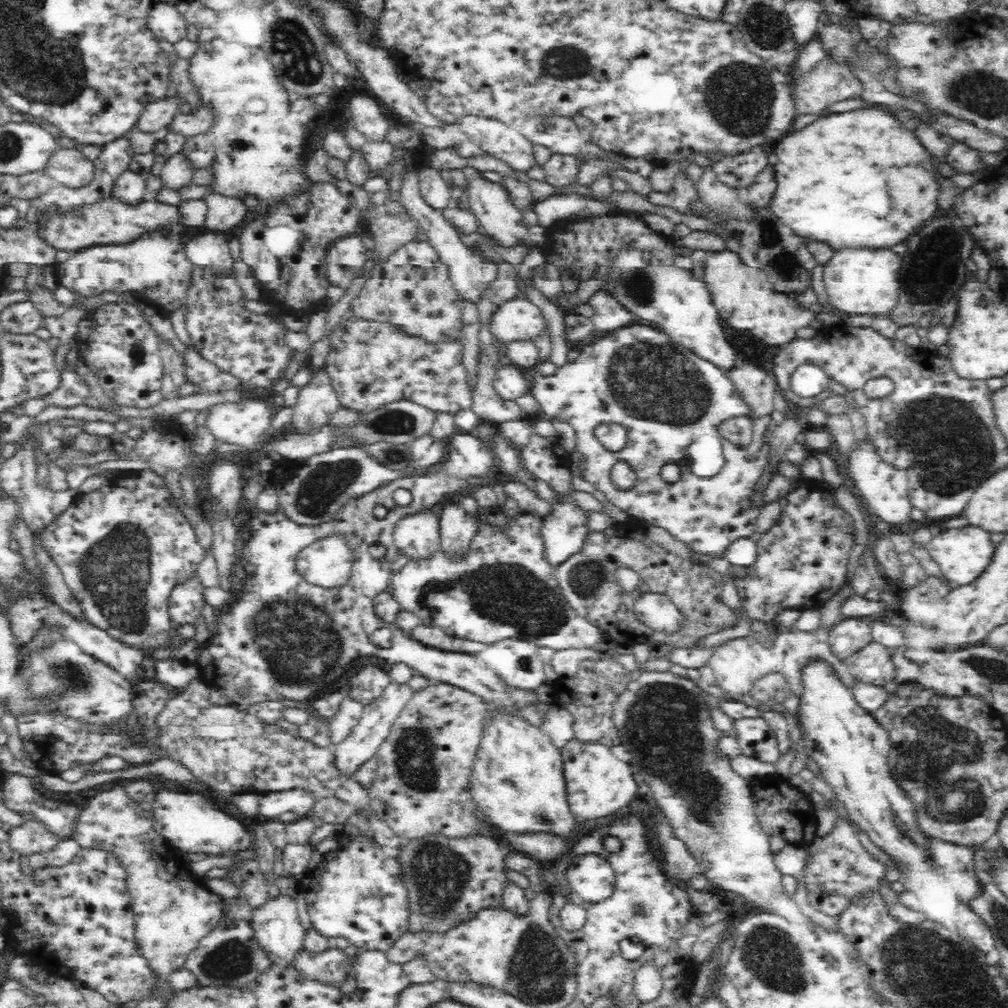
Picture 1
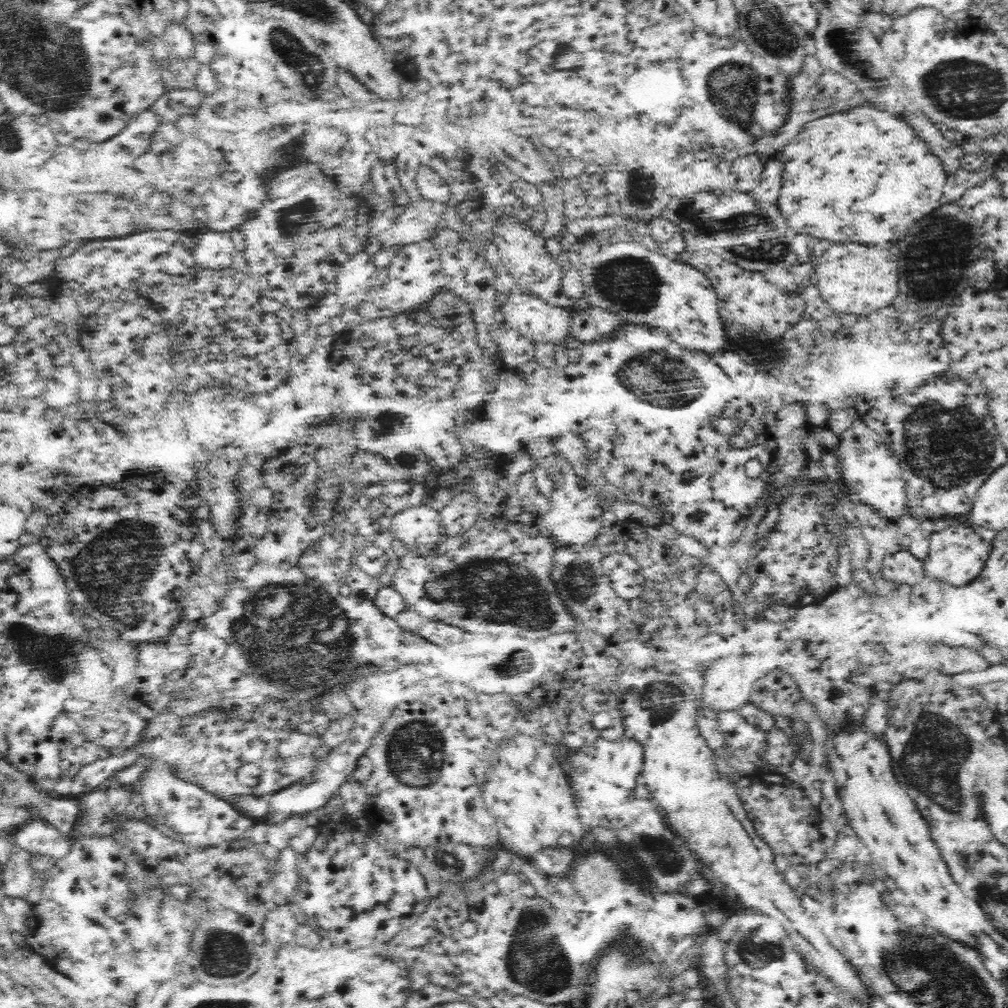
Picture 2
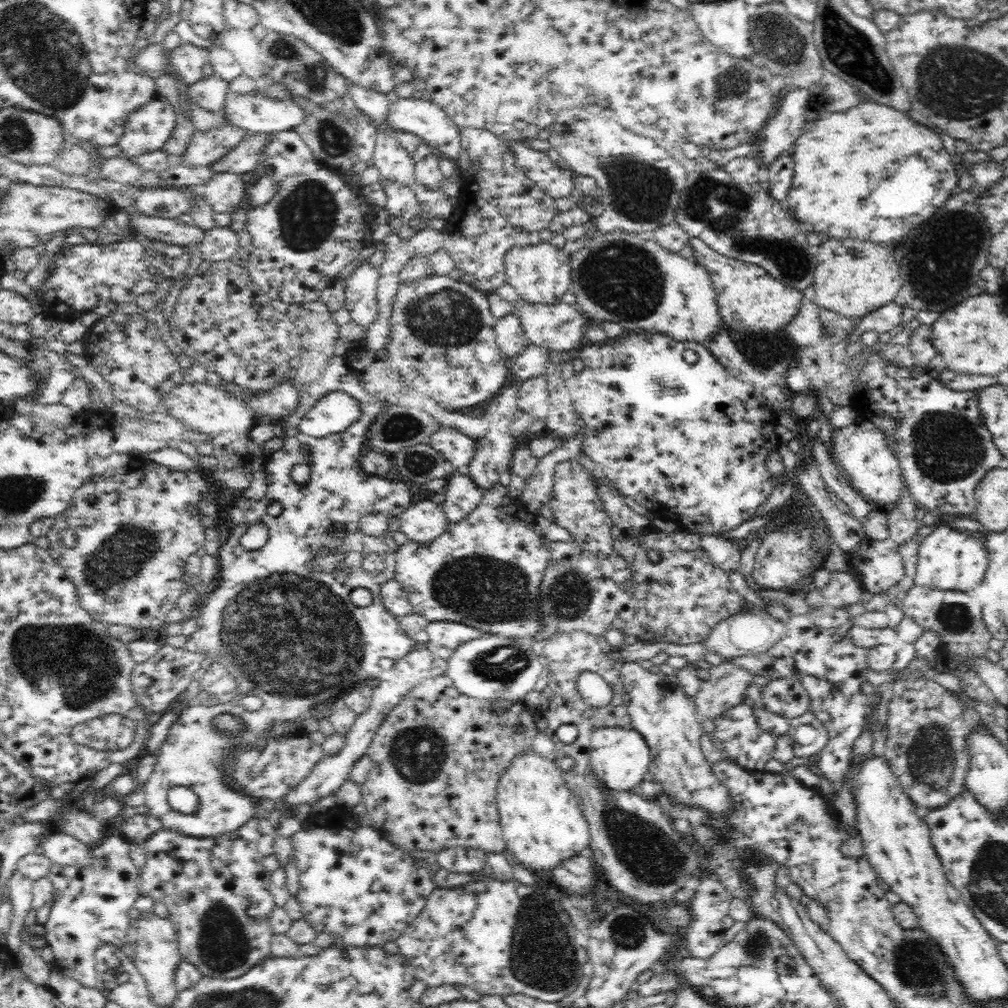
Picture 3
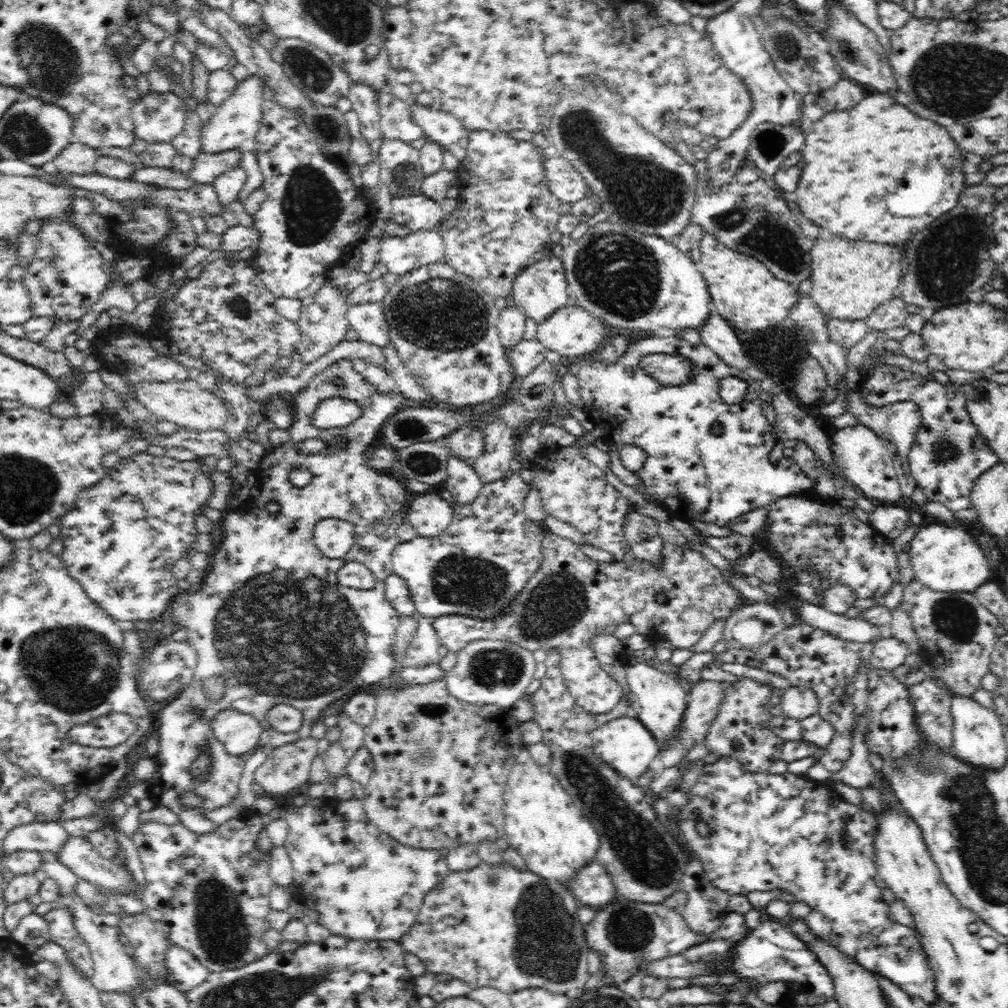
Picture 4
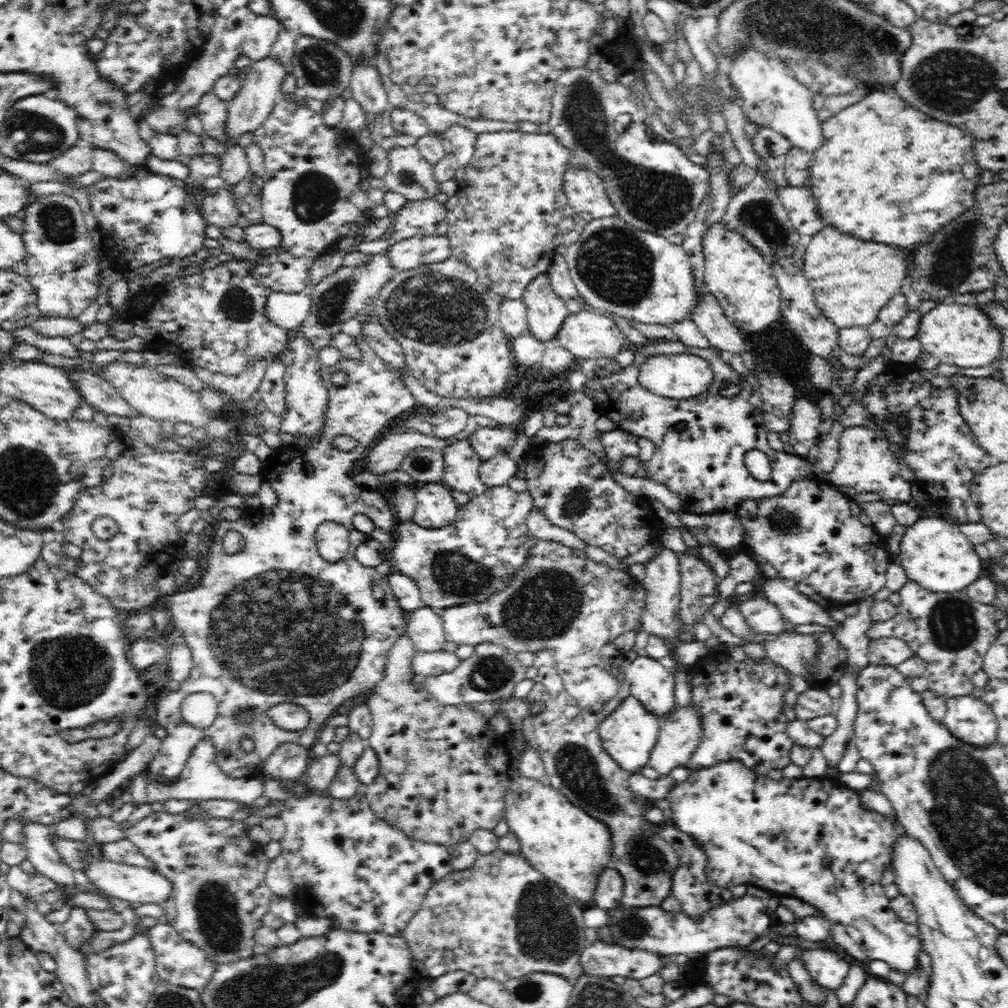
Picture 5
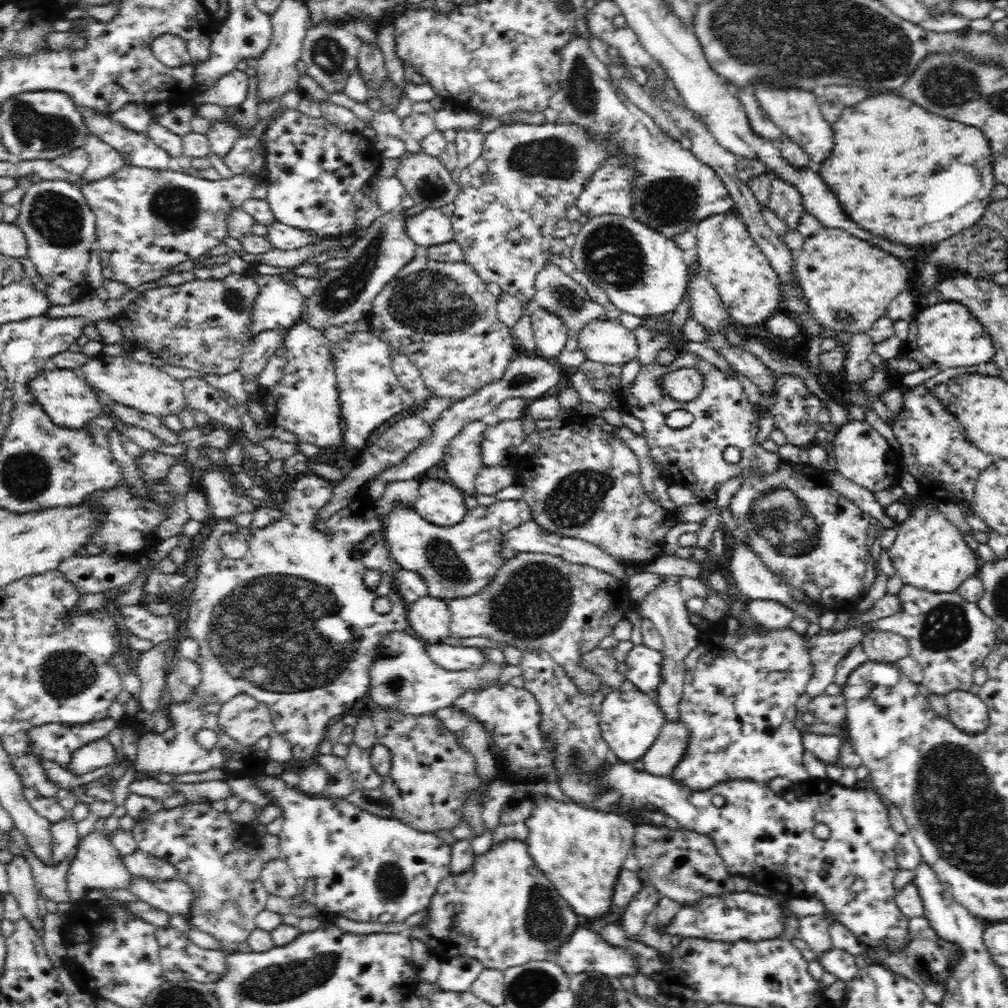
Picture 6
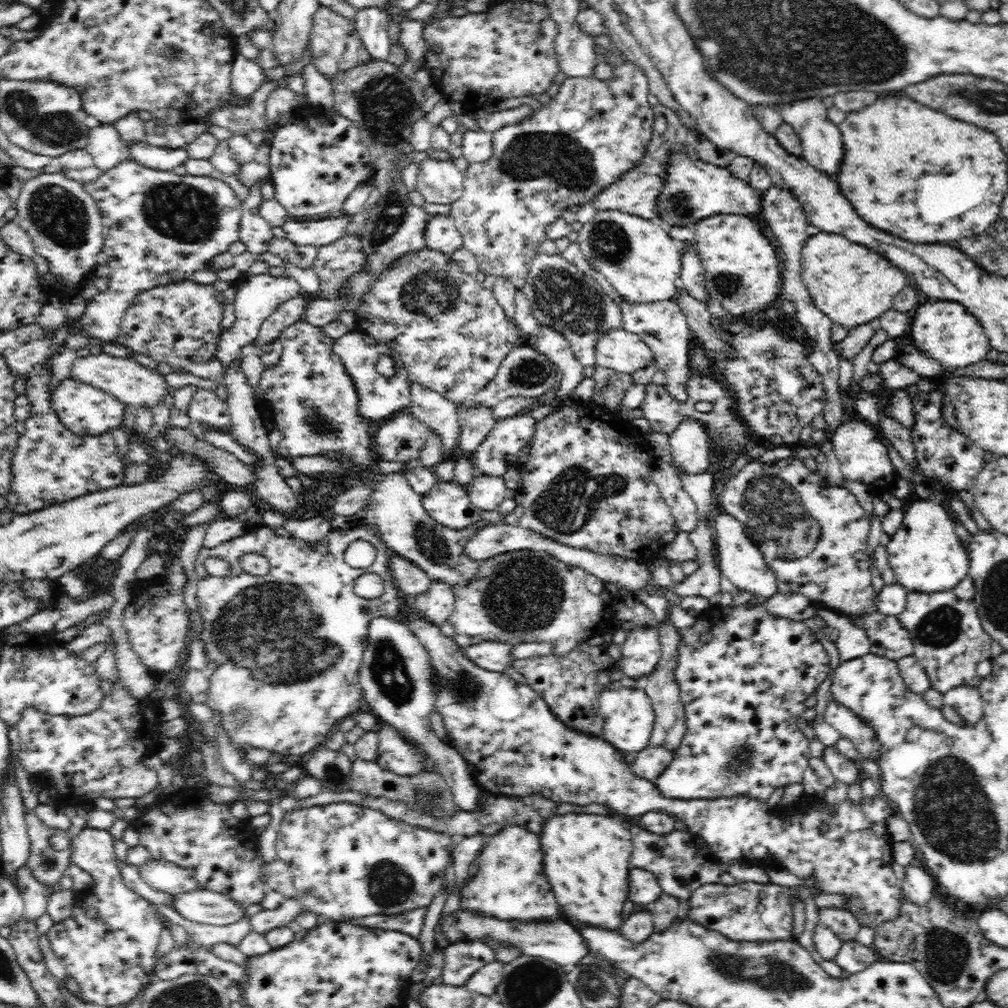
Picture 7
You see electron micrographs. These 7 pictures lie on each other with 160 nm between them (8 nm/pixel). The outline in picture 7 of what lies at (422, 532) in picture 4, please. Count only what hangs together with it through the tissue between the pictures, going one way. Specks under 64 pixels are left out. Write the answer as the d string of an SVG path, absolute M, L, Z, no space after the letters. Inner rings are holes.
M439 481L421 497L430 518L449 529L466 528L479 518L479 511L470 502L466 487L456 482Z

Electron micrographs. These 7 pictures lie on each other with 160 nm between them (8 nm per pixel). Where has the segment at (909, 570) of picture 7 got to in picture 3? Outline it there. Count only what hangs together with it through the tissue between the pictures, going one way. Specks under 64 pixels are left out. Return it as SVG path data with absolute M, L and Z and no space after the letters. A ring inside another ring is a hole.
M949 524L944 528L934 528L919 544L915 572L909 581L911 584L940 590L976 591L978 582L984 578L989 564L989 554L984 546L980 540L968 534L968 530L955 529Z

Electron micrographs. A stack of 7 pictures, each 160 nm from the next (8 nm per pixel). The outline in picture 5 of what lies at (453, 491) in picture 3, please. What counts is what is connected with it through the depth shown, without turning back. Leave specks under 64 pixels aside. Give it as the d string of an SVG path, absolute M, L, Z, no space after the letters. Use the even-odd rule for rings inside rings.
M466 439L447 446L442 453L445 466L442 484L470 497L486 490L487 486L481 482L479 474L482 460Z

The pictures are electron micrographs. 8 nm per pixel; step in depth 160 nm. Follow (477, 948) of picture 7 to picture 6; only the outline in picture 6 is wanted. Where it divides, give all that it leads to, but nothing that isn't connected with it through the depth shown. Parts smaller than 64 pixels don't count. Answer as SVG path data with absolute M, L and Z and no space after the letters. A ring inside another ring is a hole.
M456 957L441 963L436 986L442 991L470 992L472 983L480 976L484 967L474 959Z

